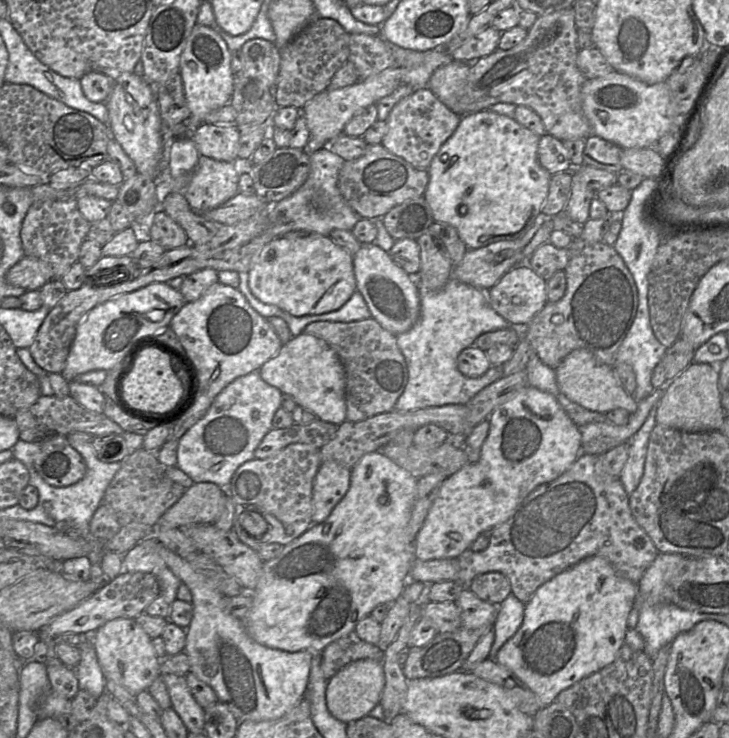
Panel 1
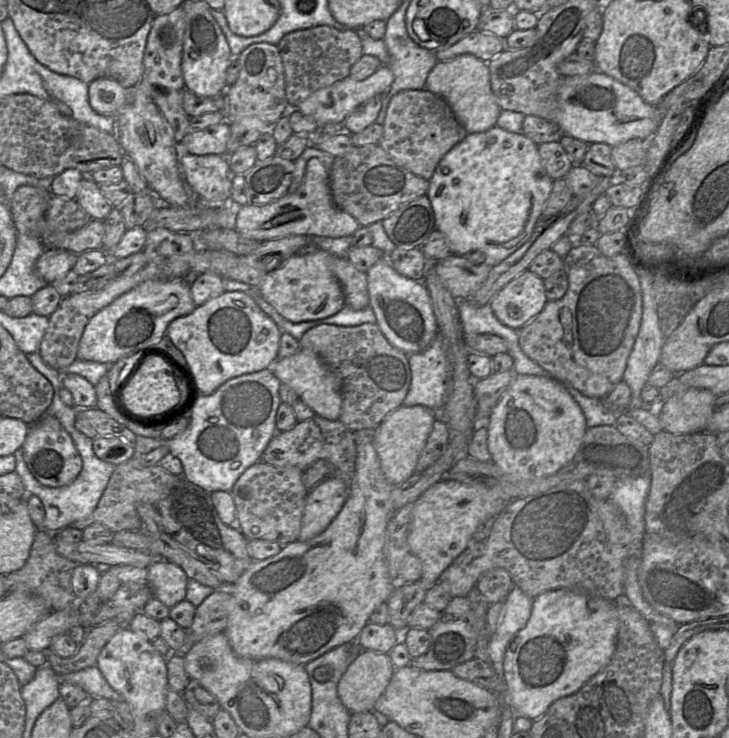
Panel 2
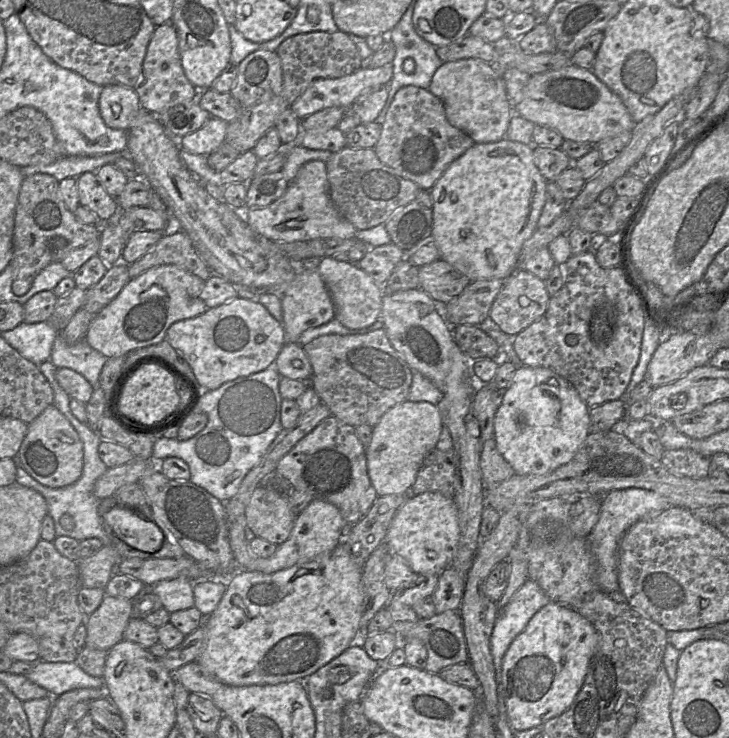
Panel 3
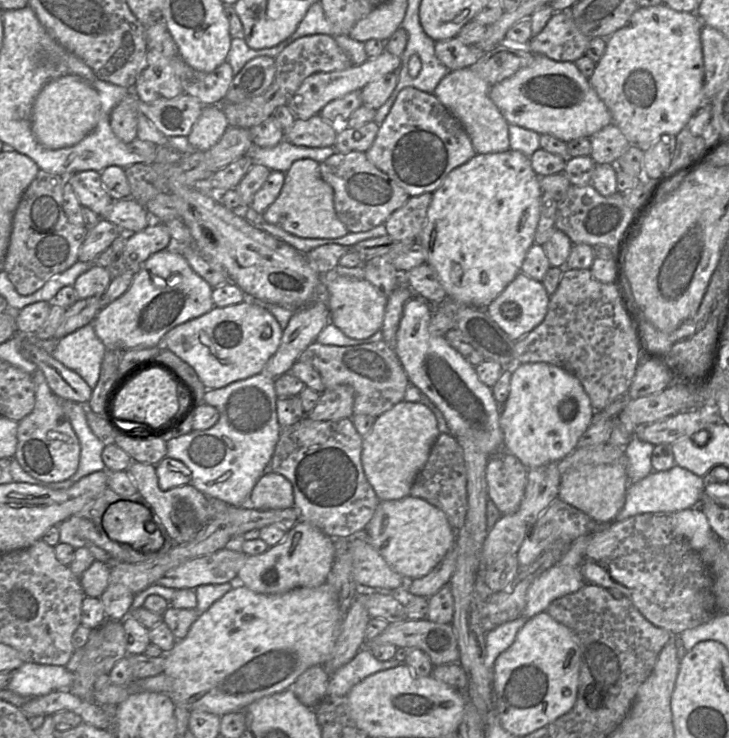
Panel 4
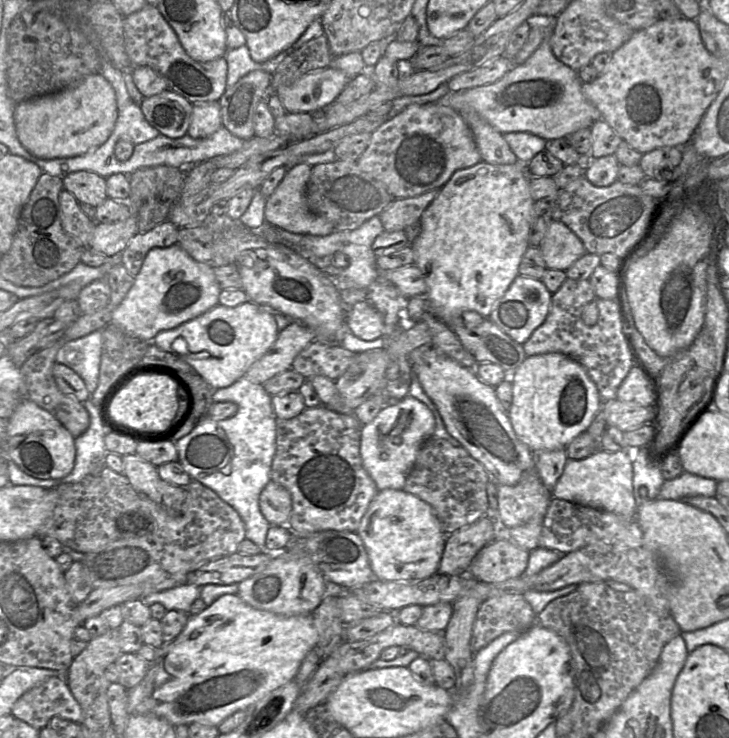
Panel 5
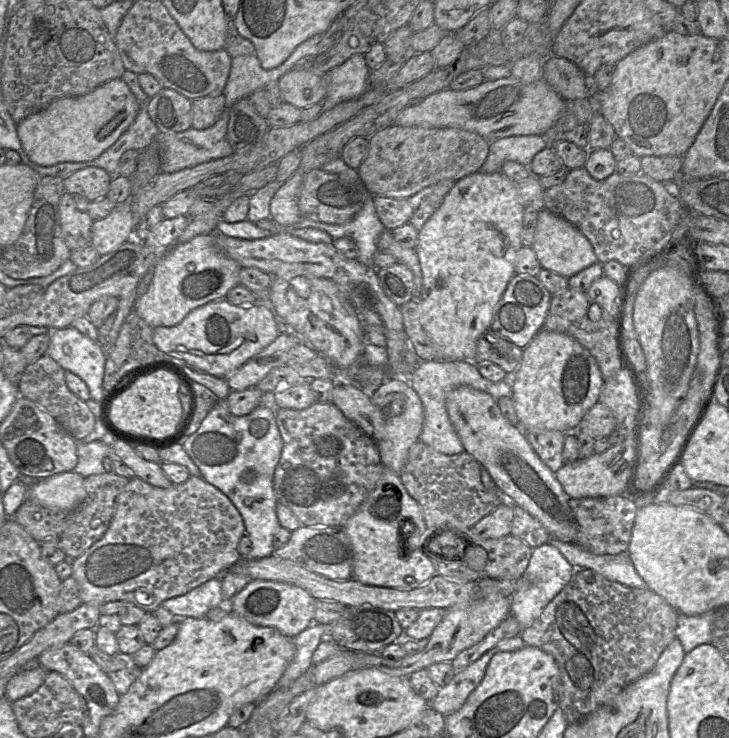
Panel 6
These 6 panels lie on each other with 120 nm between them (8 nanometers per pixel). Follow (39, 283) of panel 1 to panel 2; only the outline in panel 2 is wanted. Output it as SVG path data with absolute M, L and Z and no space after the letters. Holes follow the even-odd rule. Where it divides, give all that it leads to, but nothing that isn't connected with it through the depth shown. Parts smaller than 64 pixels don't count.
M65 249L45 250L35 263L35 273L51 284L72 270L76 260L77 254Z

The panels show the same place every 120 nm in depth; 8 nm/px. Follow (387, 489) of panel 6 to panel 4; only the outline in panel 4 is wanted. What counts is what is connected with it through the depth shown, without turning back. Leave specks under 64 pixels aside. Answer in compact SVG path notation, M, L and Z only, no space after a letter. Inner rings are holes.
M411 495L380 501L366 528L366 540L407 580L428 574L455 545L456 531L439 508Z

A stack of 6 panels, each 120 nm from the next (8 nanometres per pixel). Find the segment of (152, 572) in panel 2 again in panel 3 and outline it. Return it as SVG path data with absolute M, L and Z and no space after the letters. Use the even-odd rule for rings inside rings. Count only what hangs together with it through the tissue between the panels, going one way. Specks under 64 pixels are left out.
M183 577L175 578L175 579L166 579L161 580L155 583L152 586L145 586L151 588L151 593L157 595L163 607L169 612L175 612L178 610L185 610L194 606L194 596L193 596L193 583Z

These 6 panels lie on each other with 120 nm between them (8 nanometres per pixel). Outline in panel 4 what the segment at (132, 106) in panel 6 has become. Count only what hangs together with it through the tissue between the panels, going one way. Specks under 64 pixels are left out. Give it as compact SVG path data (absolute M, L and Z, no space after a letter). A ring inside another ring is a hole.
M64 75L48 82L36 97L32 107L32 132L41 145L57 150L74 146L97 126L100 99L90 83L76 75Z

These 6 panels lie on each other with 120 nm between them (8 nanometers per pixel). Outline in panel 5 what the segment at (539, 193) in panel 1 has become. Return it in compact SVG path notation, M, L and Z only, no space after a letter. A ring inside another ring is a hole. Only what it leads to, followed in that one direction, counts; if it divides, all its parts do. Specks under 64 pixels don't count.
M480 161L474 166L457 170L439 189L436 198L424 210L421 232L411 244L415 264L423 273L426 297L434 307L434 314L450 325L466 311L474 311L488 318L493 306L520 274L519 265L529 244L534 200L530 193L531 176L527 164L491 164Z

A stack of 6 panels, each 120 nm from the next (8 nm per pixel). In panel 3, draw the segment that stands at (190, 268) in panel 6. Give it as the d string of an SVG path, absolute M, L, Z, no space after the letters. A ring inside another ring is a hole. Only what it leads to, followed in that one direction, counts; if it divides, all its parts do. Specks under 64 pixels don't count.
M176 265L152 267L130 279L120 293L95 315L85 340L108 359L126 357L137 349L160 343L173 323L194 318L208 309L200 297L204 284L203 279Z

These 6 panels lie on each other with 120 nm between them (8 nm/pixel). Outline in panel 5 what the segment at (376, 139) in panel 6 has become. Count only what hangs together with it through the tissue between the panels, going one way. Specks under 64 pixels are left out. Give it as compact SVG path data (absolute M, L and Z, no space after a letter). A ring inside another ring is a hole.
M430 102L411 104L393 118L388 118L371 134L369 145L357 164L360 169L381 181L395 199L399 199L440 189L457 170L474 166L480 161L482 158L472 130L461 115L449 106Z

